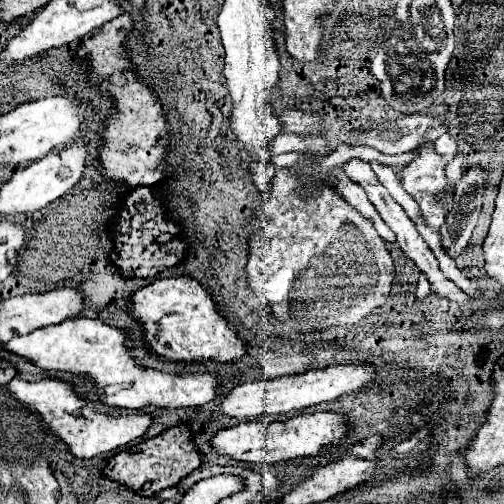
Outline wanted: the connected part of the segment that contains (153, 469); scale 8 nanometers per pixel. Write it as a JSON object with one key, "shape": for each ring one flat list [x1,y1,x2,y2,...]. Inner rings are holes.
{"shape":[[180,424,174,428,168,428,166,432,158,434,156,438,144,440,140,444,134,444,130,448,124,448,116,456,108,460,108,466,104,474,112,480,118,480,120,484,128,486,130,490,142,494,142,496,152,496,164,488,178,486,180,480,192,470,202,466,202,452,198,450,194,442,194,434,188,424]]}

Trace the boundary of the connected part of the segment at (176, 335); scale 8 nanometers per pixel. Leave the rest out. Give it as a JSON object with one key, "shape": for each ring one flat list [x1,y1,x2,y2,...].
{"shape":[[186,274,174,278,160,278,132,294,130,312,142,322,144,338,150,352,166,360,230,362,234,358,242,358,248,352,248,342,242,340,236,328,218,312,208,288,204,288,198,280]]}

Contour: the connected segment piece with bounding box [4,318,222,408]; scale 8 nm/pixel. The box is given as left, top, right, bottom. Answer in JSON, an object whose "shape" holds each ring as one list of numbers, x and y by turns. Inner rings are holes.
{"shape":[[72,318,64,324,40,328,26,336,16,336,4,344,8,352,26,356,46,370,64,370,74,374,88,374,100,388,100,400,110,406,122,408,182,408,202,406,216,398,222,386,222,378,216,372,196,374,170,374,164,370,152,370,138,364,132,356,132,348,126,344,130,334,122,328,114,328,94,318]]}

